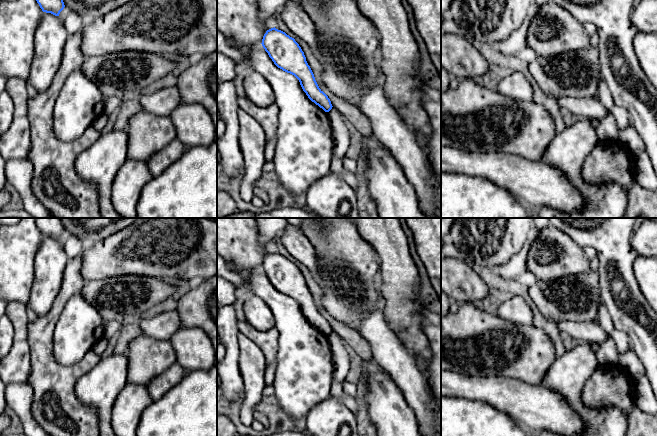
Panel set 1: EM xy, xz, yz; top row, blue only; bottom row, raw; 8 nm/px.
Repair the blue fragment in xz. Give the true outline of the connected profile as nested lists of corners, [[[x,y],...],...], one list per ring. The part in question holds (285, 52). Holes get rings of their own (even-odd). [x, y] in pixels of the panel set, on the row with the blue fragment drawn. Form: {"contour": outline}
{"contour": [[[274,27],[266,31],[261,44],[278,68],[299,80],[303,91],[312,102],[325,112],[332,109],[330,99],[319,88],[304,52],[294,38]]]}

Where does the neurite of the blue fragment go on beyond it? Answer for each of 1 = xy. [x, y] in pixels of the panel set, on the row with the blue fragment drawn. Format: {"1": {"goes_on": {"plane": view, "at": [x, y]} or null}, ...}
{"1": {"goes_on": null}}

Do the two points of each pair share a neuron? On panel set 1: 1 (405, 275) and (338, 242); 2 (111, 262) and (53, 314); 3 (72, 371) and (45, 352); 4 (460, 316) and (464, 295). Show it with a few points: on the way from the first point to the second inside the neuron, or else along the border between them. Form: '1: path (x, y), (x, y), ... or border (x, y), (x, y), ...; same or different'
1: border (367, 241), (377, 257), (379, 272); different
2: border (81, 259), (81, 276), (85, 282); different
3: path (64, 371), (59, 371), (48, 360); same
4: border (472, 302), (461, 302), (455, 305); different

